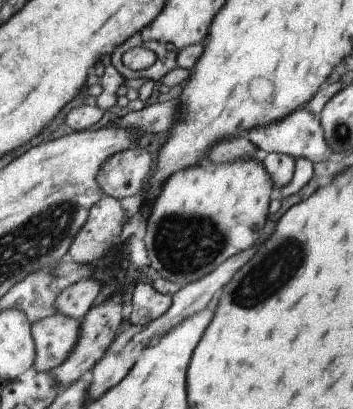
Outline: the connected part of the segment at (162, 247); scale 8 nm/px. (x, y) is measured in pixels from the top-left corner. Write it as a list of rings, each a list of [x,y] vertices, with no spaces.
[[[249,157],[233,160],[229,164],[213,164],[205,160],[193,168],[189,166],[177,170],[165,180],[157,200],[153,202],[143,236],[150,268],[153,268],[159,277],[182,287],[204,277],[230,256],[255,245],[264,232],[264,224],[270,218],[267,205],[274,196],[274,184],[260,160]]]

